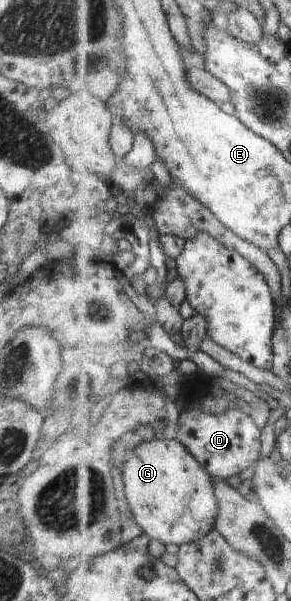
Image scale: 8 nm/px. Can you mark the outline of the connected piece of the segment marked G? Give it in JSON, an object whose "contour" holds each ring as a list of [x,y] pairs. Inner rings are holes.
{"contour":[[[152,439],[136,447],[136,455],[124,465],[120,474],[121,489],[133,515],[140,527],[151,539],[157,539],[165,545],[183,546],[204,539],[217,527],[220,503],[216,493],[216,480],[200,460],[182,443],[180,439]]]}

